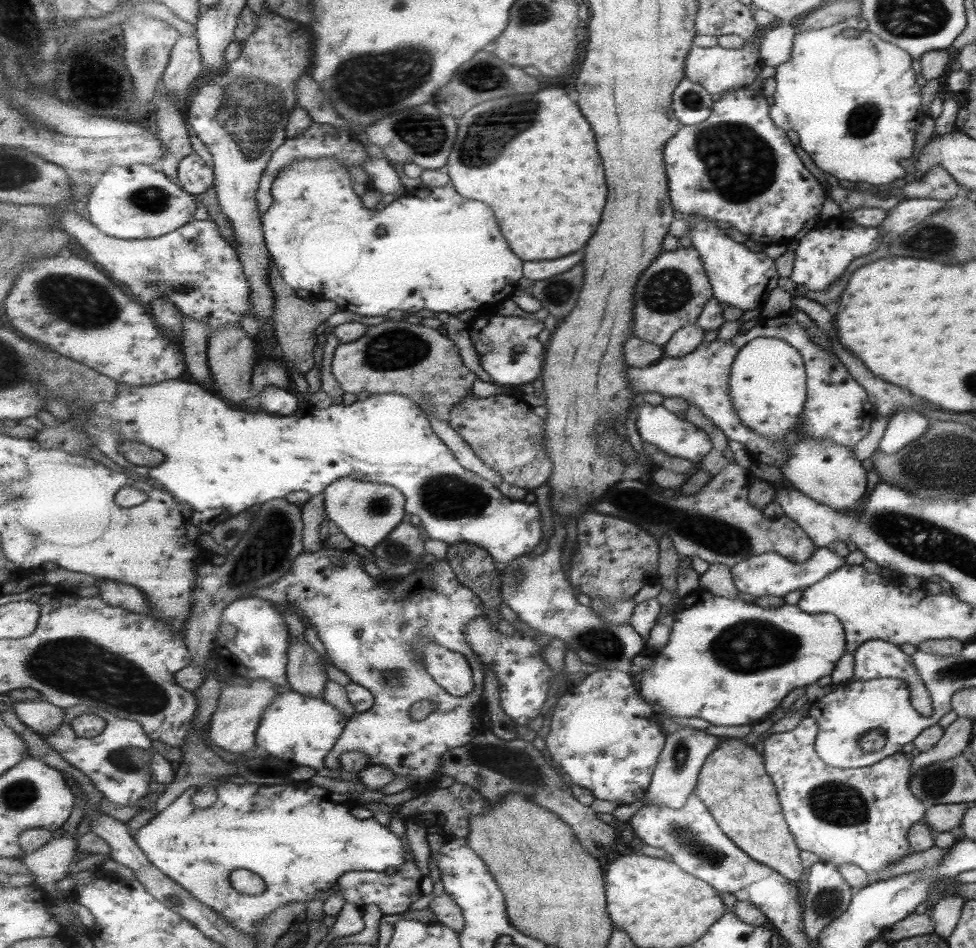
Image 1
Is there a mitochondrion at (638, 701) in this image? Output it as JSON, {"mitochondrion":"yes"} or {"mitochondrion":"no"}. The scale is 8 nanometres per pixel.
{"mitochondrion":"no"}

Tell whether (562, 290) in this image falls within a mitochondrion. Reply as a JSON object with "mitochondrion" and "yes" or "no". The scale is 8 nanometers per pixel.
{"mitochondrion":"yes"}

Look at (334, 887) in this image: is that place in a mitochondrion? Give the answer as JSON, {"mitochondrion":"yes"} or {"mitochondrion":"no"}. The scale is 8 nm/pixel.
{"mitochondrion":"no"}

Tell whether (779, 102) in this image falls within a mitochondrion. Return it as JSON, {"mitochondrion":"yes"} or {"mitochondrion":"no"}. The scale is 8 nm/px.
{"mitochondrion":"no"}

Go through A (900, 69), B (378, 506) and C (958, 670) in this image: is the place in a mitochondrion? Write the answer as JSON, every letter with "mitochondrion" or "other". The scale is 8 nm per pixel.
{"A":"other","B":"mitochondrion","C":"mitochondrion"}

